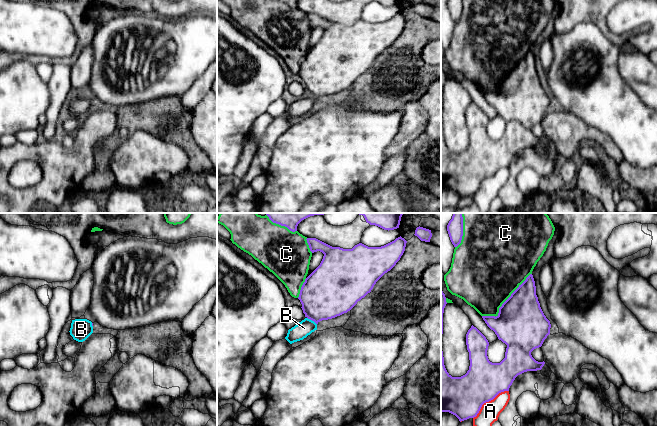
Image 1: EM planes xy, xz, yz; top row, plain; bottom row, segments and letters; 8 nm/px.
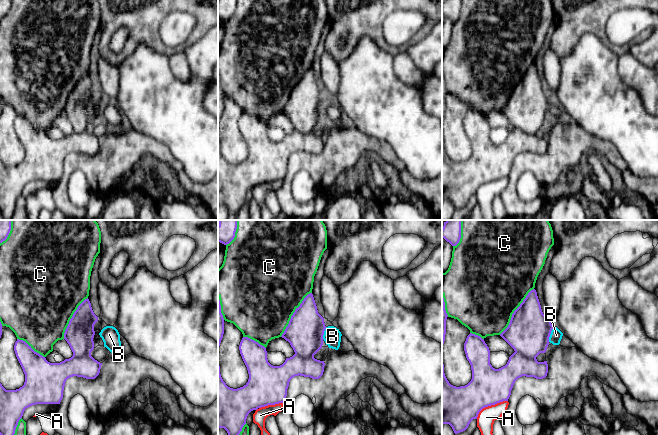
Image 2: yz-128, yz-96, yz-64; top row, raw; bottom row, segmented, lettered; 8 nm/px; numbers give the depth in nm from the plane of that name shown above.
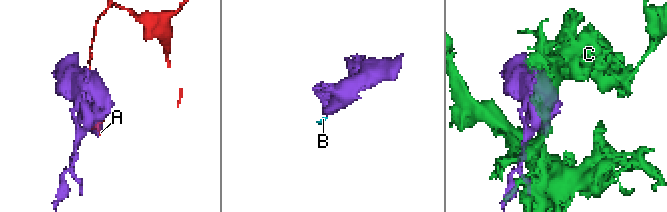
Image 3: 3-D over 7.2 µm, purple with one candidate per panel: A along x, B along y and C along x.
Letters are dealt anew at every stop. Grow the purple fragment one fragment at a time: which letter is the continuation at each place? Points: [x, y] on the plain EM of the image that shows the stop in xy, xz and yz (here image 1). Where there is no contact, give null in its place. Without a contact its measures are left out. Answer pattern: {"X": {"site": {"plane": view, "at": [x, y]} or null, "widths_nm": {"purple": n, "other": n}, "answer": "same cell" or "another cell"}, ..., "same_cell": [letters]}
{"A": {"site": {"plane": "yz", "at": [488, 177]}, "widths_nm": {"purple": 320, "other": 160}, "answer": "another cell"}, "B": {"site": {"plane": "xz", "at": [312, 96]}, "widths_nm": {"purple": 400, "other": 130}, "answer": "same cell"}, "C": {"site": {"plane": "yz", "at": [505, 77]}, "widths_nm": {"purple": 400, "other": 500}, "answer": "another cell"}, "same_cell": ["B"]}

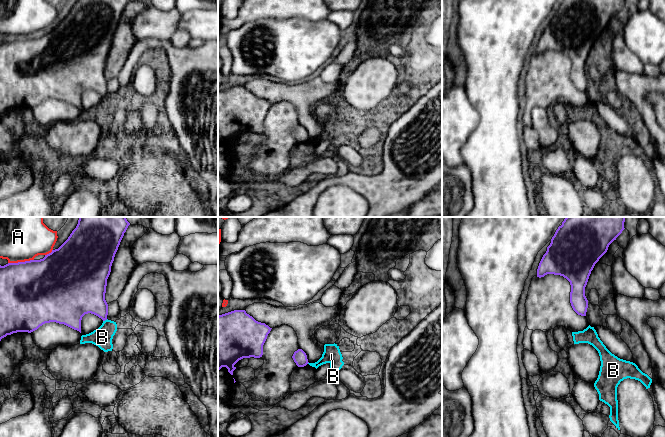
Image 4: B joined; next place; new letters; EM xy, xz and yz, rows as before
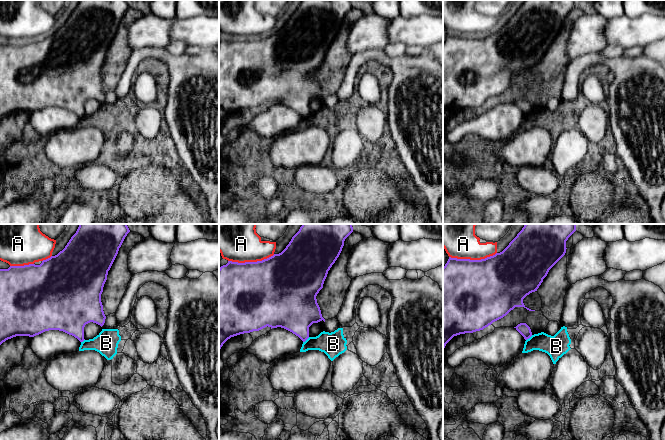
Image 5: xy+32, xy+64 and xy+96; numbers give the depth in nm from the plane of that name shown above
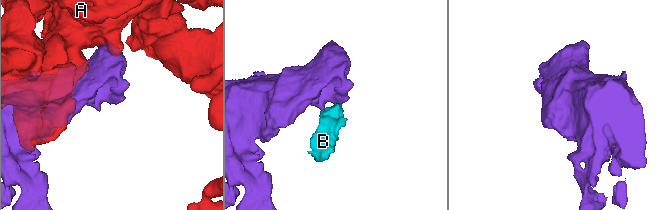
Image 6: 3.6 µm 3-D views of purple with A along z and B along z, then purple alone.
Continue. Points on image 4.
{"A": {"site": {"plane": "xy", "at": [20, 38]}, "widths_nm": {"purple": 500, "other": 300}, "answer": "another cell"}, "B": {"site": {"plane": "xy", "at": [105, 95]}, "widths_nm": {"purple": 300, "other": 160}, "answer": "another cell"}, "same_cell": []}

